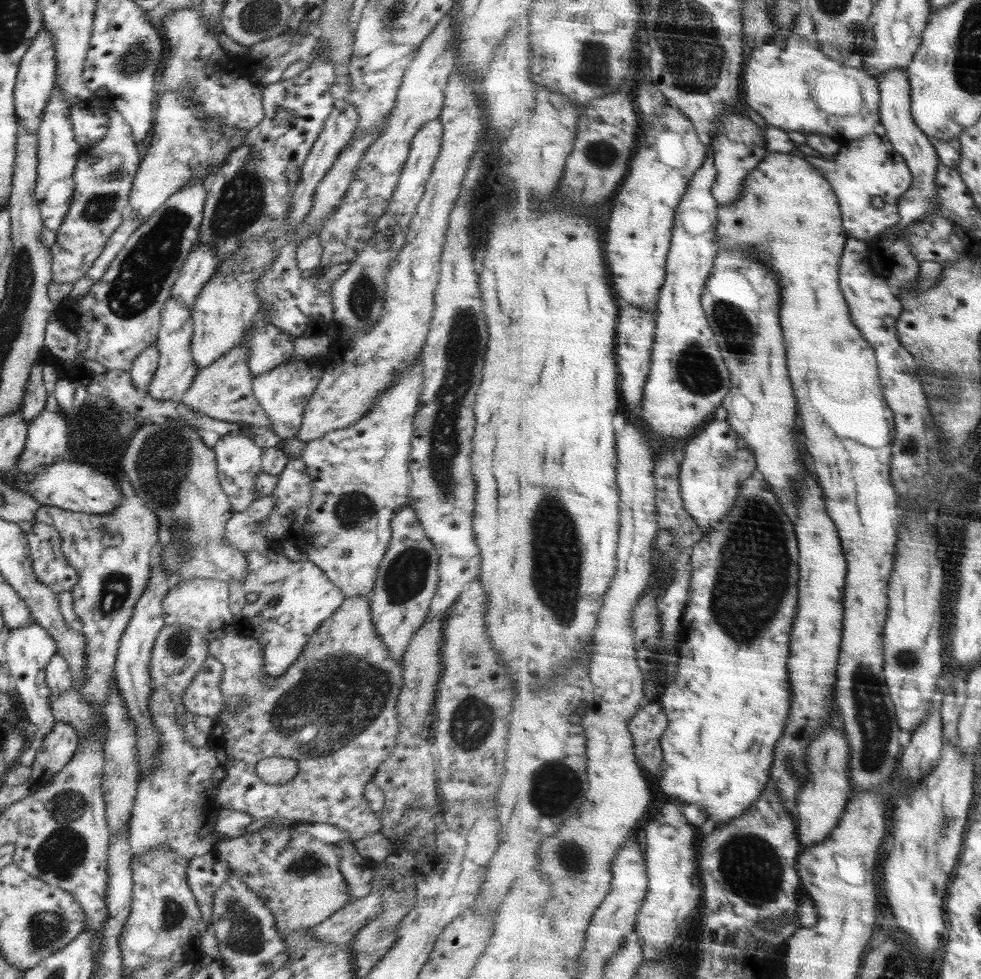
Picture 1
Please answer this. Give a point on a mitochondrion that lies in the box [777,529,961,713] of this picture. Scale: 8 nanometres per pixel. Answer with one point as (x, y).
(904, 659)

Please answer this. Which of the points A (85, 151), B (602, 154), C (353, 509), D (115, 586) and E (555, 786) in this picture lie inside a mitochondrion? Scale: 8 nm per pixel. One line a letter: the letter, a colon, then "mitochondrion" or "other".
A: other
B: mitochondrion
C: mitochondrion
D: mitochondrion
E: mitochondrion

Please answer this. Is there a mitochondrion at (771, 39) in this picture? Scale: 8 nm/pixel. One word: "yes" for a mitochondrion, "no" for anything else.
no

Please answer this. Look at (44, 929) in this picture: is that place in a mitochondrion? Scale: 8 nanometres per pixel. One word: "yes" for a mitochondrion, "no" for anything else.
yes

